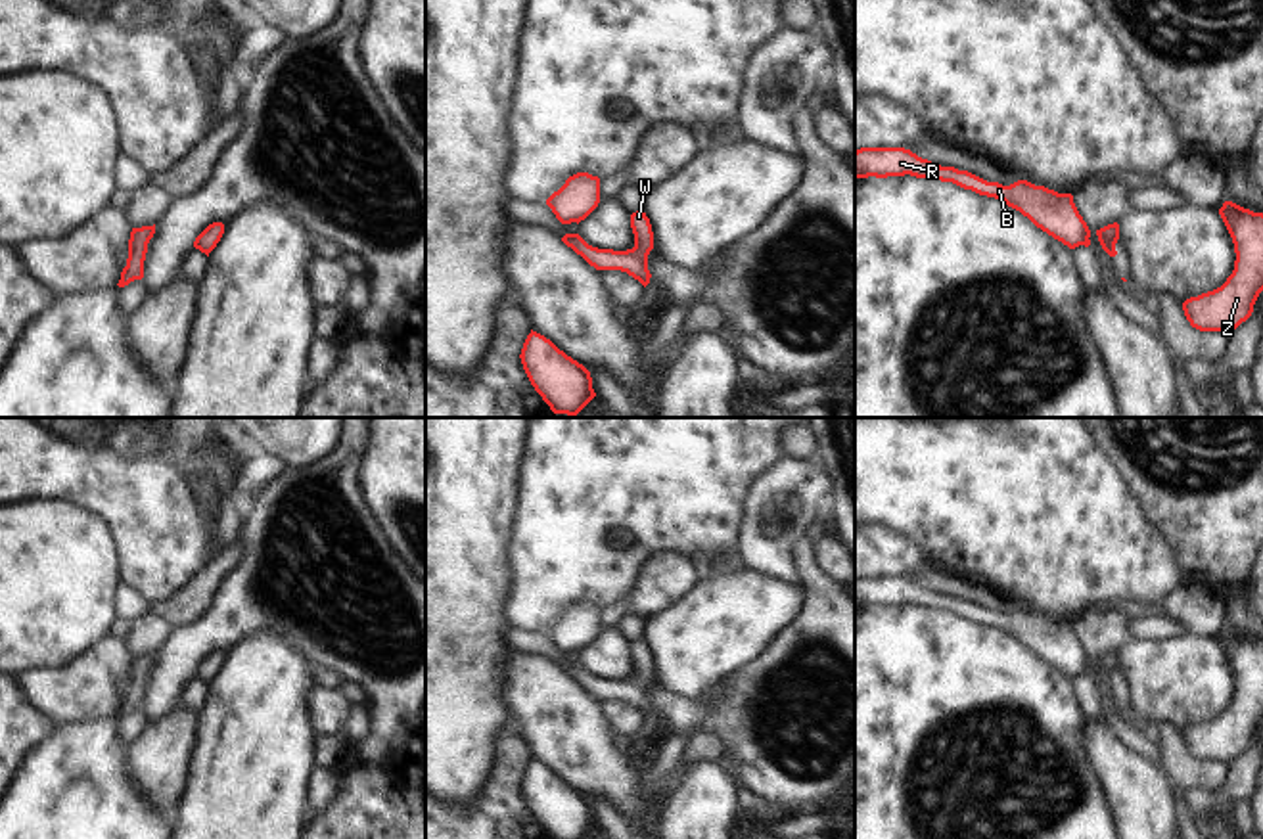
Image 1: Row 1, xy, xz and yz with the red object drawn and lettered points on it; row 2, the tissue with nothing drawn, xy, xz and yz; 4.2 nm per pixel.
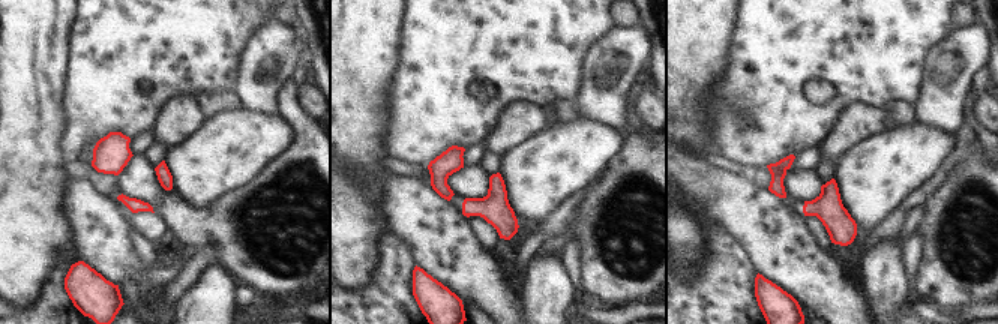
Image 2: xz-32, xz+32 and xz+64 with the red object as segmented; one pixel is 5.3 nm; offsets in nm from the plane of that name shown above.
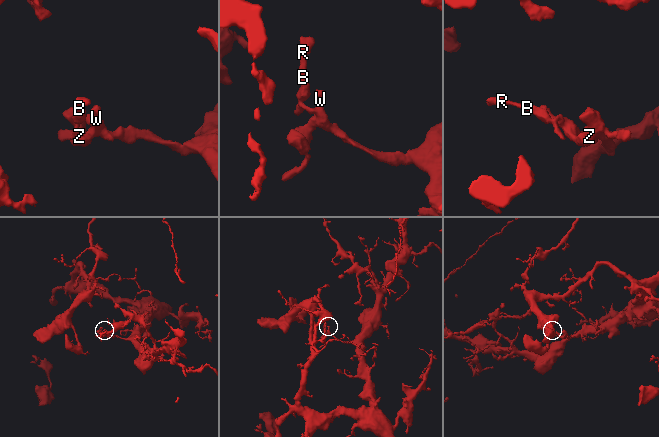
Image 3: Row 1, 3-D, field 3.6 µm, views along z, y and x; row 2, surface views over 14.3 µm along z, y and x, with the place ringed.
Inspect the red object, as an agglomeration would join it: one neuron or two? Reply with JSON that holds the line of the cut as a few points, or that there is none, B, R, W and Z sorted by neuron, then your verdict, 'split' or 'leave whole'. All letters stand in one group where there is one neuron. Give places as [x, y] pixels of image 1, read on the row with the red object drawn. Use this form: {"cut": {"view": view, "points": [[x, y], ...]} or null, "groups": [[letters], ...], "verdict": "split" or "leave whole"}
{"cut": null, "groups": [["B", "R", "W", "Z"]], "verdict": "leave whole"}

